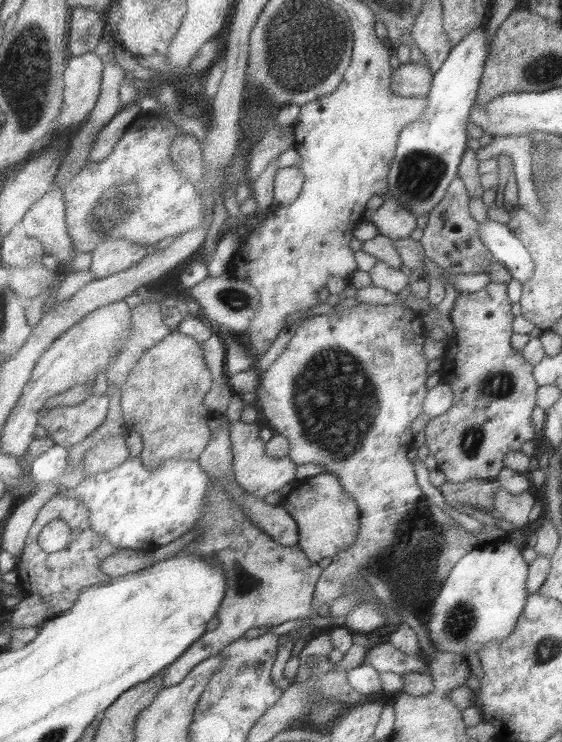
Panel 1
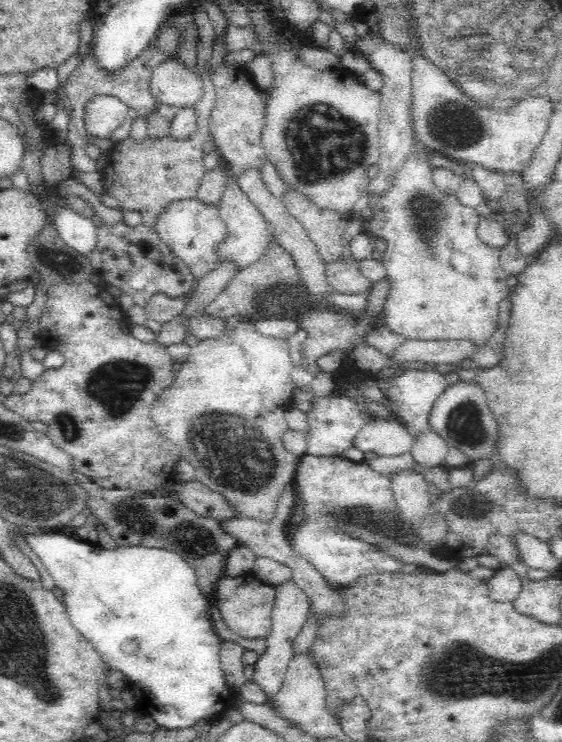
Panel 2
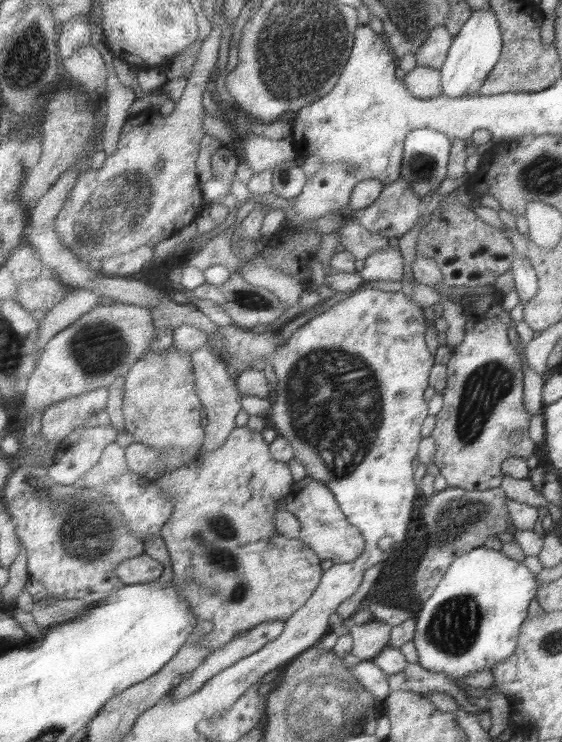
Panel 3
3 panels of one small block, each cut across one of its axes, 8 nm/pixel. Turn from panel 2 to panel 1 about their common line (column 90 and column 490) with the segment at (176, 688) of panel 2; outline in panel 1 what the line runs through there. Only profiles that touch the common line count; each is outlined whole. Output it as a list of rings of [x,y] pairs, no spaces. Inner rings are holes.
[[[507,540],[471,550],[471,554],[455,566],[431,610],[427,630],[433,646],[439,652],[445,650],[465,656],[467,650],[479,652],[491,642],[503,642],[509,638],[527,604],[527,576],[529,566],[523,562],[521,552]]]

